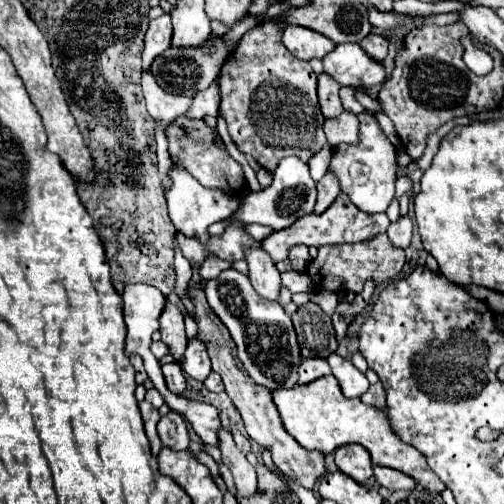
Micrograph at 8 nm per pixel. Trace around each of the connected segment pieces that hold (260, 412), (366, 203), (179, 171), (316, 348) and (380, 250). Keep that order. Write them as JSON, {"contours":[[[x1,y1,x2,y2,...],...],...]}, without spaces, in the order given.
{"contours":[[[188,291,192,303,196,305,196,319,198,319,198,339,206,345,208,357,212,361,212,369,222,377,224,387,228,397,232,399,232,403,236,405,236,409,240,411,248,437,254,439,256,443,264,445,270,455,274,465,286,473,288,477,292,477,294,481,300,481,300,485,312,489,314,483,318,481,318,477,324,473,324,455,316,453,316,451,308,451,304,447,298,445,298,441,292,441,292,435,288,435,288,431,284,429,278,409,272,401,272,393,260,385,256,385,252,381,252,377,248,377,248,371,244,369,244,365,240,365,240,359,236,357,236,345,228,333,228,329,222,325,222,321,212,313,210,305,206,303,206,297,202,291]],[[368,111,358,115,360,133,358,145,344,145,334,151,330,161,330,173,334,173,340,181,340,189,350,197,350,201,364,213,382,213,388,209,394,197,394,181,396,181,396,149,380,129,376,117]],[[172,161,170,169,168,169,168,177,170,177,170,187,166,189,166,201,168,201,170,219,172,219,174,227,178,231,182,231,184,235,188,235,188,237,198,237,202,243,206,243,210,239,208,227,214,221,222,221,222,219,230,217,238,209,238,199,236,197,230,197,222,189,208,189,208,187,200,185,184,169,184,165,176,165,176,161]],[[314,303,300,305,292,315,292,323,300,341,300,355,306,357,322,357,326,359,338,347,336,333,330,317]],[[380,235,370,241,354,243,354,245,324,245,318,249,318,257,308,265,306,273,314,279,314,283,322,289,338,293,344,285,344,291,360,293,366,279,374,279,376,283,388,281,400,273,404,267,404,249,394,247,388,235]]]}

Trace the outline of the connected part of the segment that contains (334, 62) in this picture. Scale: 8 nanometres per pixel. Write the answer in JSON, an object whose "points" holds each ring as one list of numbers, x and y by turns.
{"points":[[344,43,336,45,324,59,324,73,328,73,340,87,372,87,384,81,384,67,370,59,360,45]]}

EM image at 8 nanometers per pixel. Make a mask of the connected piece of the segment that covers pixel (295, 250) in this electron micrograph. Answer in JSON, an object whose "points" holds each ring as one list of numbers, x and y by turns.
{"points":[[294,245,294,247,290,249,288,259,292,261,292,267,300,267,300,269,304,269,304,267,310,263,308,247,306,247,306,245]]}

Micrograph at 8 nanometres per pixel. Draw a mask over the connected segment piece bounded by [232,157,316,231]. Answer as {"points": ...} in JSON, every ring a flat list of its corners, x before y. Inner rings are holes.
{"points":[[284,157,284,161,280,161,278,169,274,171,274,183,260,193,250,193,232,217,244,223,260,223,272,227,274,231,280,231,292,225,296,219,312,213,314,201,316,201,316,183,310,177,308,163,300,161,298,157]]}

